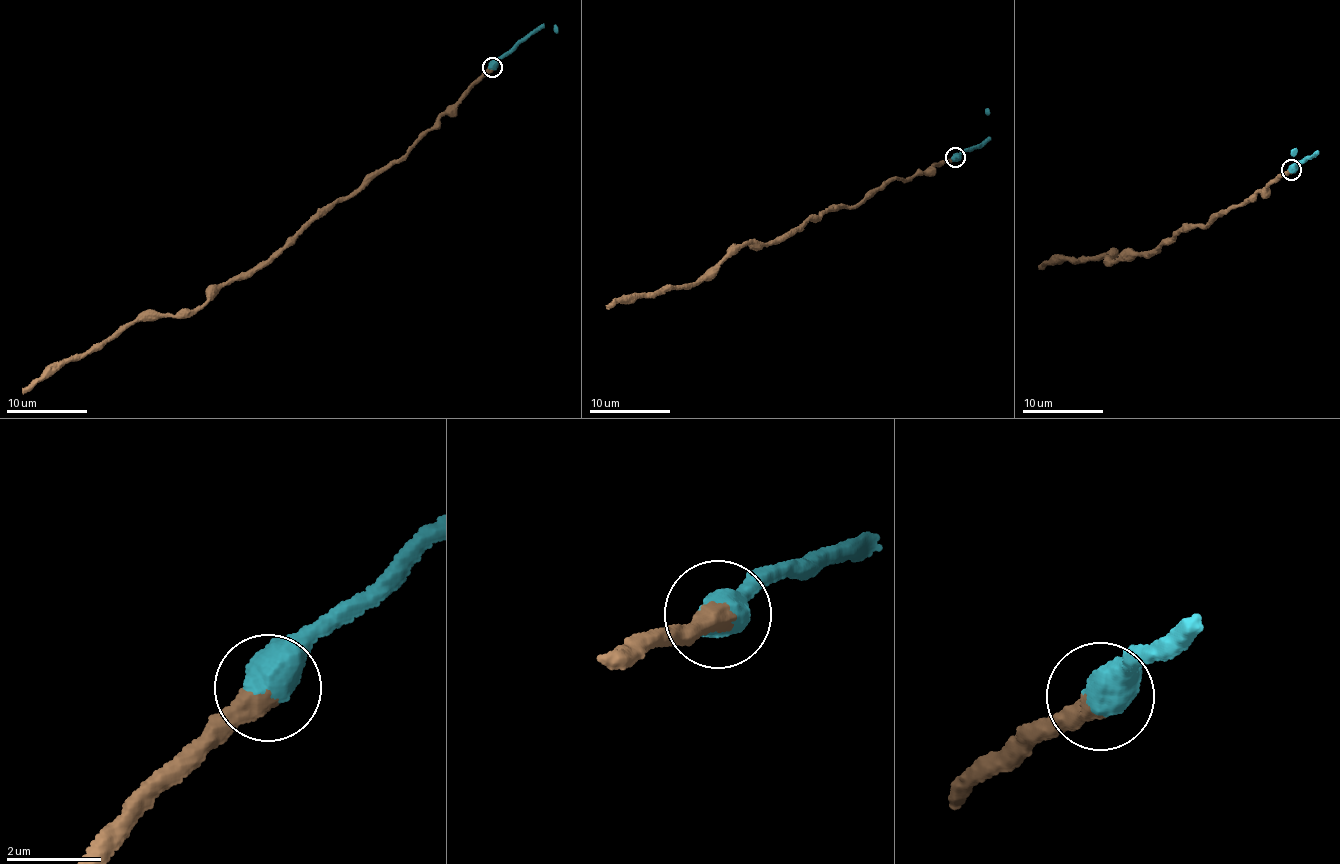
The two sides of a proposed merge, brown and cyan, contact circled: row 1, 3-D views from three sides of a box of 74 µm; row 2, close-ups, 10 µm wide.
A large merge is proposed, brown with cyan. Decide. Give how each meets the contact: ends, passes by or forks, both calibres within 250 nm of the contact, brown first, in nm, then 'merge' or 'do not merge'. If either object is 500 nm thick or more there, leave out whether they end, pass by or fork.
calibres 480 and 750 nm; merge

